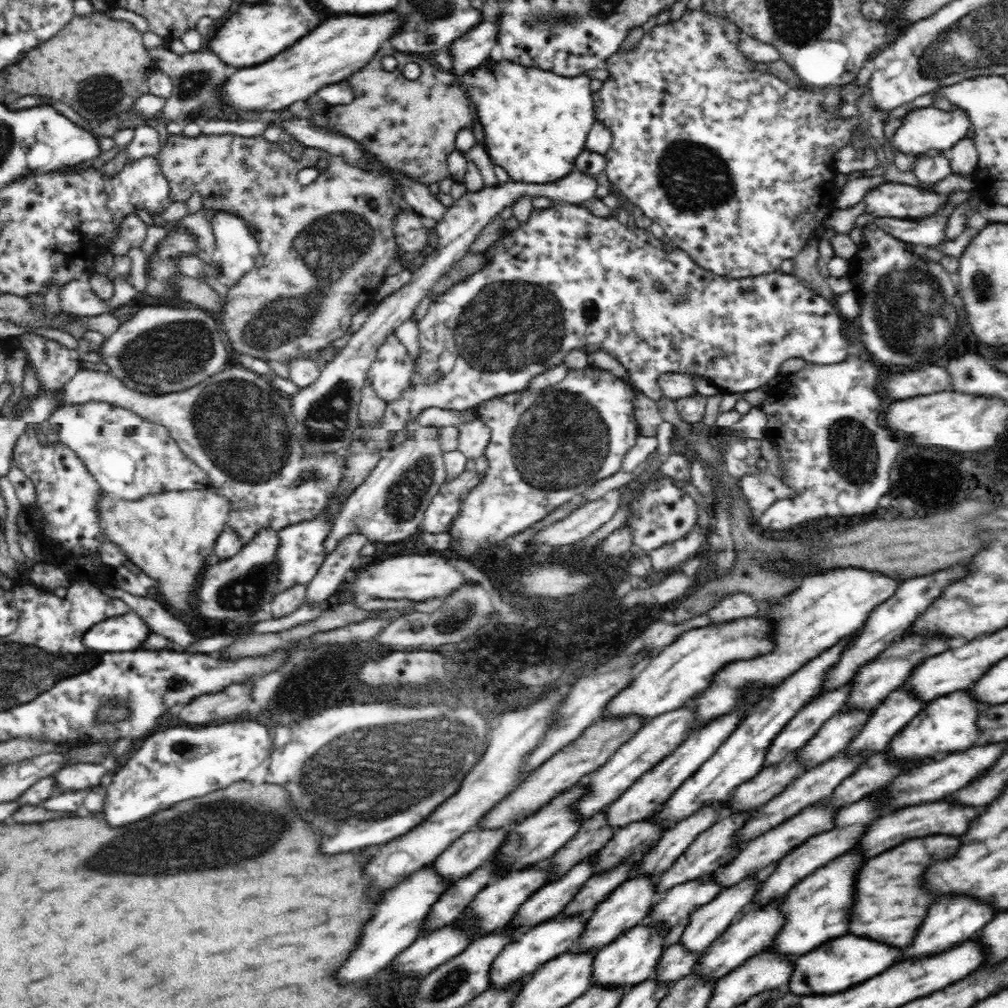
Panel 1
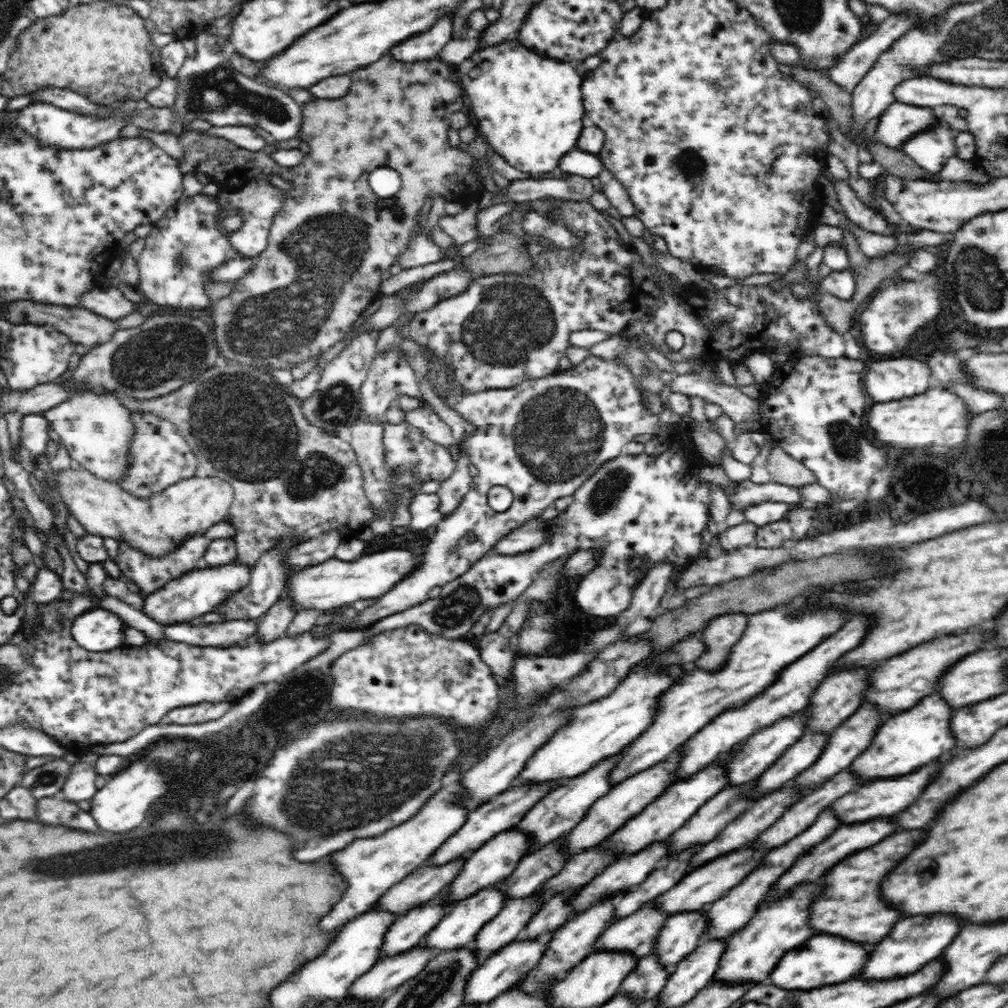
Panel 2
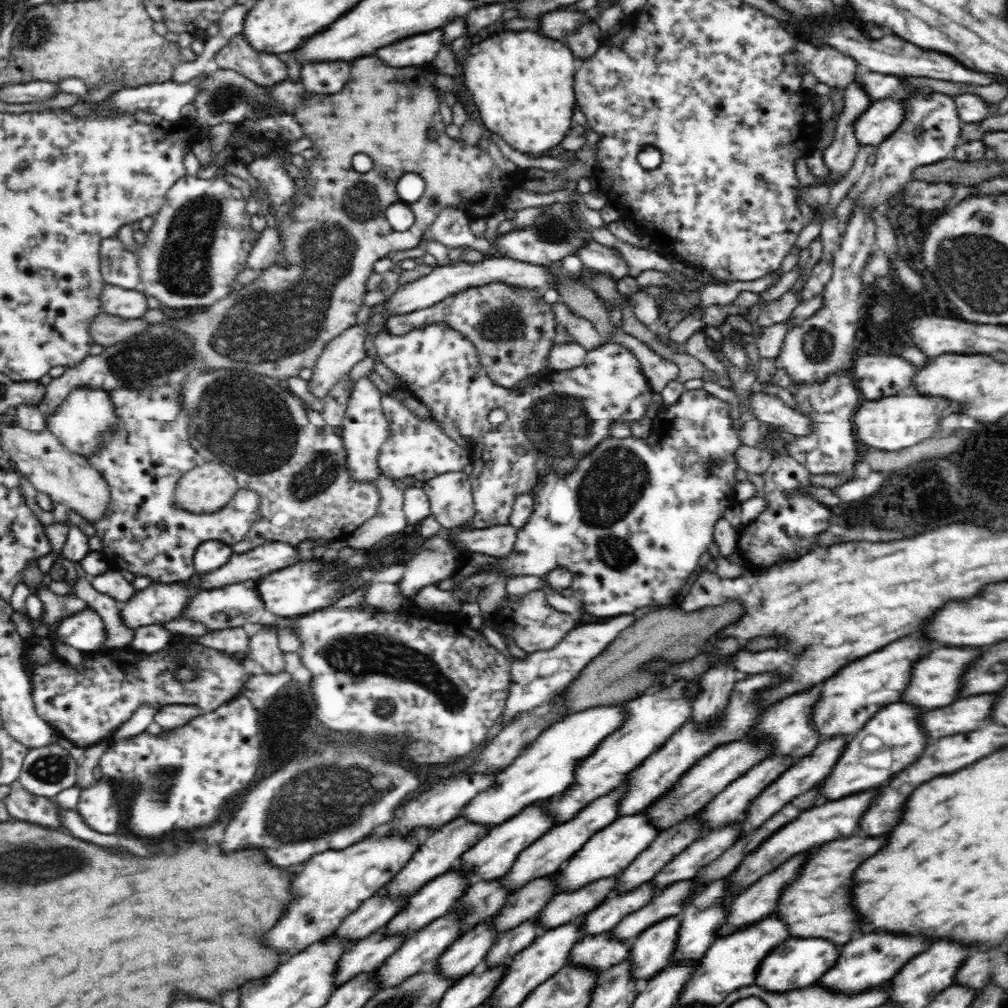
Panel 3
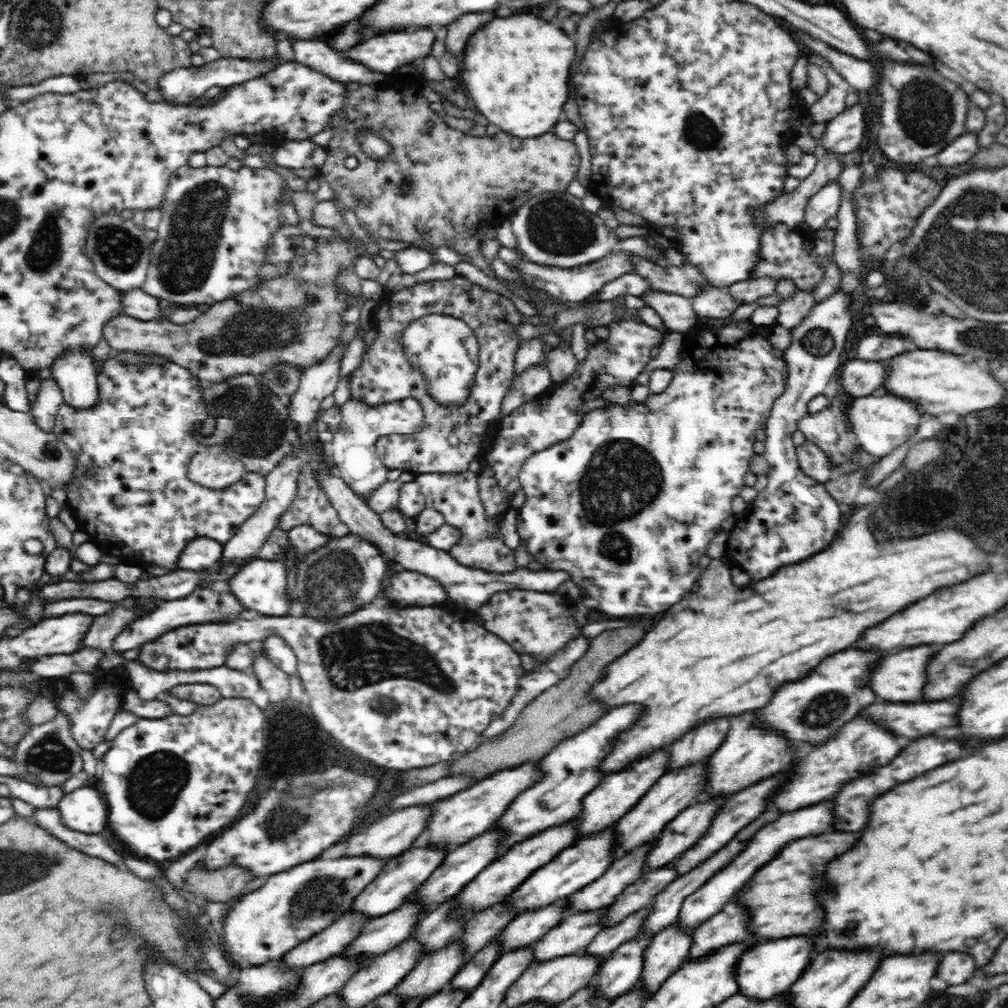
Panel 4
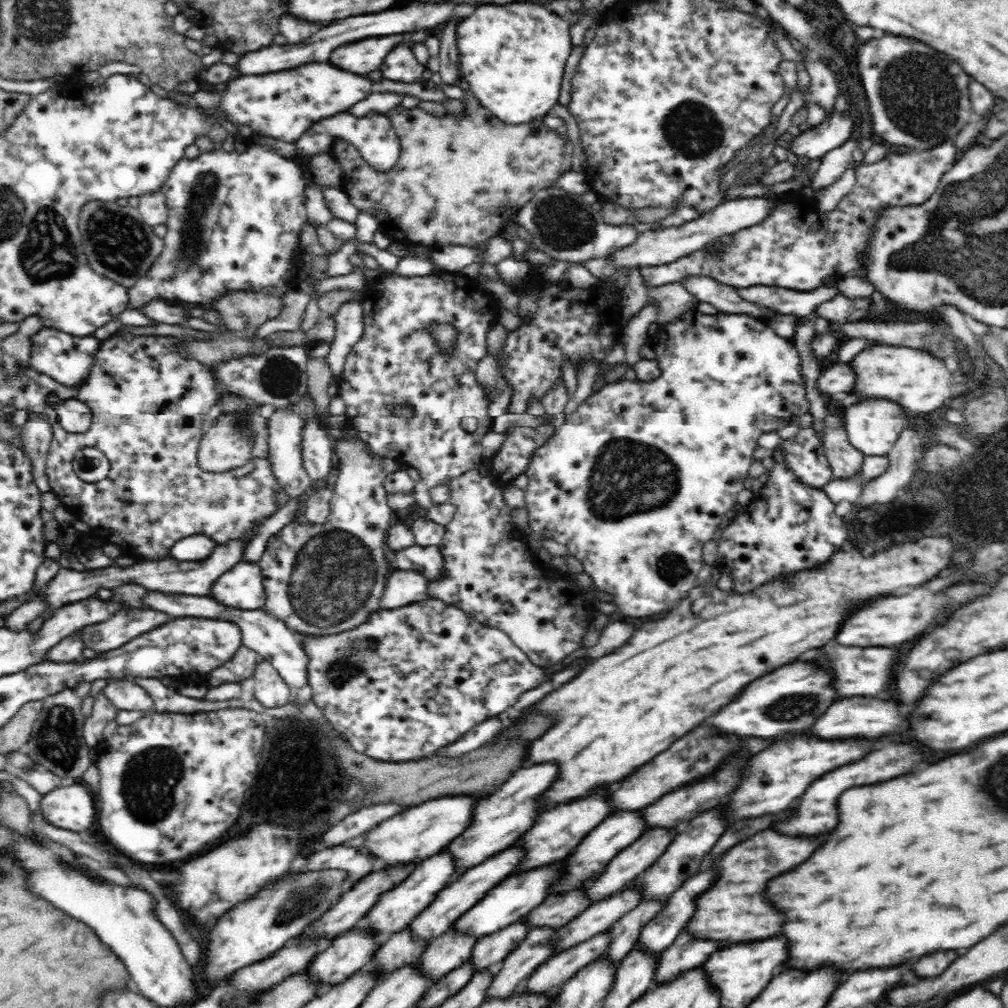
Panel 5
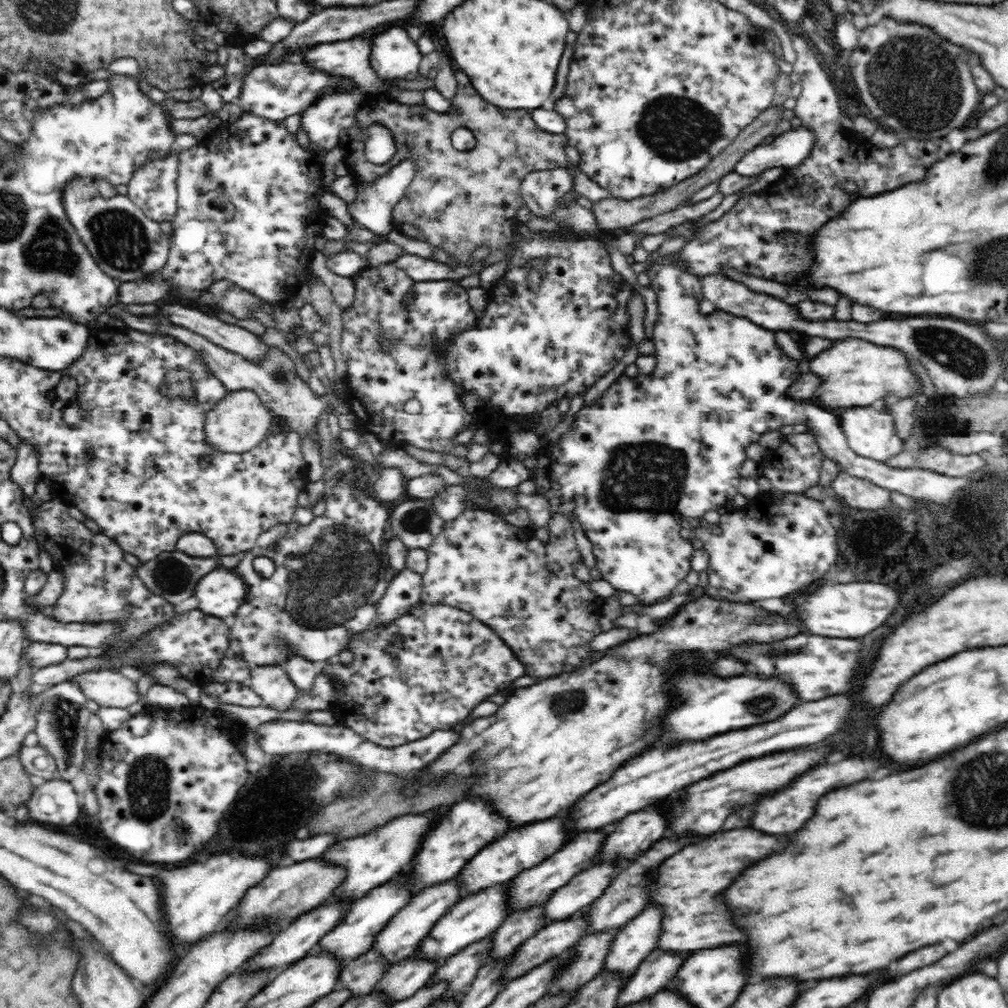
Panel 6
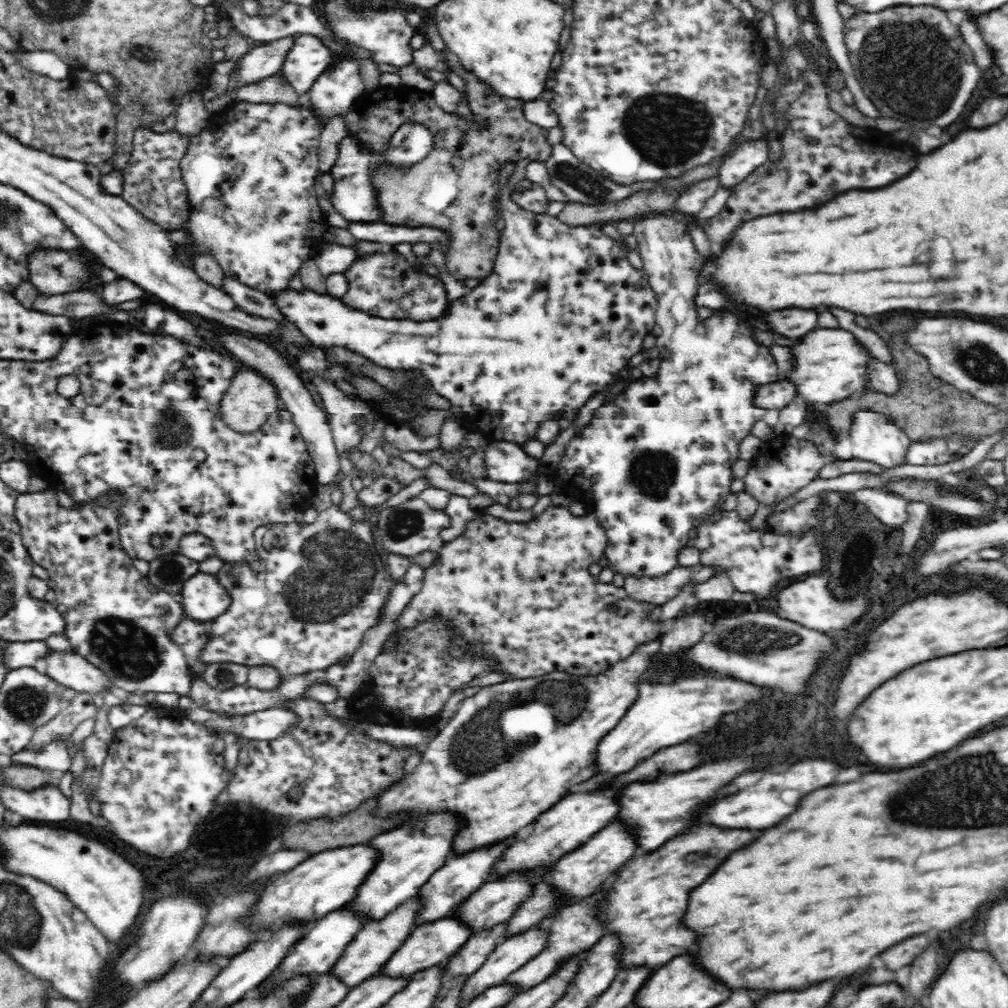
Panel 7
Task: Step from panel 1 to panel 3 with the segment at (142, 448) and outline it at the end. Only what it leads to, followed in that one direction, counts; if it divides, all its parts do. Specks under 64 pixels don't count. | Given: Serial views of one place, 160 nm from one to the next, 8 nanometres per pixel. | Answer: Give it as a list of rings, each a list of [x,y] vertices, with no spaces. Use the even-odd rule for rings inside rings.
[[[84,387],[73,390],[55,412],[46,418],[47,428],[52,431],[73,453],[85,457],[101,446],[101,435],[116,428],[117,414],[109,391]]]

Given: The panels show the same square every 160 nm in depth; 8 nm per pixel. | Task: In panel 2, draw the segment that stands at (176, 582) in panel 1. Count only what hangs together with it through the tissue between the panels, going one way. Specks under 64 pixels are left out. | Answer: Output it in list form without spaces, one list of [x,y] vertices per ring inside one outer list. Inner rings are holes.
[[[66,470],[56,476],[56,486],[70,512],[92,535],[123,540],[136,550],[160,559],[178,543],[192,535],[200,535],[224,521],[234,504],[234,491],[225,479],[196,476],[176,482],[151,498],[139,498],[126,492],[120,484],[104,481],[88,470]]]

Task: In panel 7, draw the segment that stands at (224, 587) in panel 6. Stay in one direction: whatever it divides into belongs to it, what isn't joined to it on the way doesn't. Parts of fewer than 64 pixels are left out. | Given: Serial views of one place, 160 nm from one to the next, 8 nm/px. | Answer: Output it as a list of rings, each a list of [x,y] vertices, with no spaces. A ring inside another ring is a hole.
[[[196,573],[184,583],[183,611],[194,621],[211,622],[228,610],[230,596],[209,573]]]

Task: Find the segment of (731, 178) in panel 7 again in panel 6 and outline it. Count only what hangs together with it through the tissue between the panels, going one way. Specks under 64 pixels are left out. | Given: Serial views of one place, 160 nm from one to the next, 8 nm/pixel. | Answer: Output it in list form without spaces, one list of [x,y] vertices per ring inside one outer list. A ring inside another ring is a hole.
[[[803,125],[792,128],[775,136],[771,144],[760,145],[748,151],[735,164],[734,171],[744,176],[754,176],[778,166],[791,169],[808,158],[813,144],[813,130],[806,129]]]

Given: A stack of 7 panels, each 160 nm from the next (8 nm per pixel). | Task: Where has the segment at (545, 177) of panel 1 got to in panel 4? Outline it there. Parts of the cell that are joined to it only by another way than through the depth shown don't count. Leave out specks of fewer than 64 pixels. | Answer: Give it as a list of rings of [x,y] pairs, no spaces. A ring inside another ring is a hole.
[[[530,12],[496,18],[468,40],[462,86],[490,123],[520,139],[535,139],[564,120],[562,108],[569,97],[566,82],[575,56],[576,46],[565,32]]]

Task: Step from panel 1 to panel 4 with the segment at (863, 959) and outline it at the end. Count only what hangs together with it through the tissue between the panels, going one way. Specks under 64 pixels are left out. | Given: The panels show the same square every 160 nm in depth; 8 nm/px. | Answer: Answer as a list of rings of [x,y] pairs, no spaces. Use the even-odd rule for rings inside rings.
[[[792,936],[792,938],[780,938],[780,940],[772,940],[766,944],[758,944],[752,950],[748,950],[744,954],[744,958],[738,959],[737,966],[733,970],[733,976],[737,978],[738,993],[754,996],[751,1000],[758,998],[774,998],[776,994],[780,994],[780,990],[788,990],[788,986],[792,986],[792,982],[796,982],[796,978],[800,978],[800,974],[804,974],[804,966],[808,966],[810,956],[814,952],[814,944],[808,942],[808,938],[804,936]]]

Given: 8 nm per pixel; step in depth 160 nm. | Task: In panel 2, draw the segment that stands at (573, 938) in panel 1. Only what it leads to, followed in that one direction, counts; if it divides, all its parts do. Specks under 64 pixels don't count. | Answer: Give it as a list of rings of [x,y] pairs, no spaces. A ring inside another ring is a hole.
[[[552,934],[540,936],[539,938],[520,939],[512,941],[510,944],[492,952],[485,961],[470,975],[468,985],[465,986],[466,1005],[482,1004],[492,1002],[497,996],[506,992],[518,982],[522,981],[528,971],[534,970],[539,965],[539,960],[546,952],[548,943],[551,941]]]

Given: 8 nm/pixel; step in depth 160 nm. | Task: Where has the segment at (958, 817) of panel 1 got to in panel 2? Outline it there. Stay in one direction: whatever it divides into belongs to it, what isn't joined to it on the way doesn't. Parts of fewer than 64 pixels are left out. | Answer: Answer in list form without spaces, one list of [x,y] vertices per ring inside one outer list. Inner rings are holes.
[[[870,820],[870,822],[864,822],[864,824],[850,824],[850,826],[842,824],[838,828],[838,832],[828,842],[824,840],[824,844],[818,844],[818,848],[810,850],[806,856],[801,856],[796,864],[792,865],[787,870],[787,873],[784,873],[778,879],[778,882],[763,900],[764,904],[782,897],[785,893],[788,893],[790,888],[794,888],[796,884],[820,882],[820,874],[824,874],[824,870],[828,870],[828,866],[836,866],[836,862],[840,862],[840,858],[846,858],[848,854],[852,854],[852,850],[866,850],[868,846],[874,846],[876,842],[880,842],[882,838],[892,836],[894,832],[898,832],[896,826],[892,826],[892,822],[884,822],[884,820]]]

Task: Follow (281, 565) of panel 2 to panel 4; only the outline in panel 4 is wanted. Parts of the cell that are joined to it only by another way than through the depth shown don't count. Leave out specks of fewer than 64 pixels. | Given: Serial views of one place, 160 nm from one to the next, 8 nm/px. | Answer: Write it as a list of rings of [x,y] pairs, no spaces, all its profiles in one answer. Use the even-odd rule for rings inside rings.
[[[198,587],[184,598],[160,602],[158,608],[154,609],[150,614],[127,624],[126,628],[113,640],[112,648],[116,654],[124,653],[127,650],[136,648],[136,646],[140,646],[140,644],[149,643],[172,629],[193,624],[228,623],[234,619],[242,618],[244,612],[247,613],[248,617],[252,614],[230,591],[226,590],[217,593],[210,587]]]

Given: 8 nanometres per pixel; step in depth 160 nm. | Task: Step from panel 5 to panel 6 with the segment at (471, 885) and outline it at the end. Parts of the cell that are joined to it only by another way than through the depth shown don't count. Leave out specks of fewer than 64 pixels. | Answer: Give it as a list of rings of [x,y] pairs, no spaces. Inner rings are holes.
[[[450,879],[419,889],[417,895],[404,907],[392,920],[376,935],[372,949],[381,952],[389,964],[395,965],[406,957],[414,956],[421,942],[425,939],[432,927],[444,916],[450,908],[459,903],[465,897],[465,893],[457,886],[457,881]]]

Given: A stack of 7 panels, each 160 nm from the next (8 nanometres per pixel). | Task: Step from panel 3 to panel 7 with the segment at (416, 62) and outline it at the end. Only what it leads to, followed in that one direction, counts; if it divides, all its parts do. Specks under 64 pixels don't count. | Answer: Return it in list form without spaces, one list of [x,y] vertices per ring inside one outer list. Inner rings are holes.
[[[300,35],[285,55],[280,72],[299,95],[310,90],[314,81],[338,60],[322,39]]]

